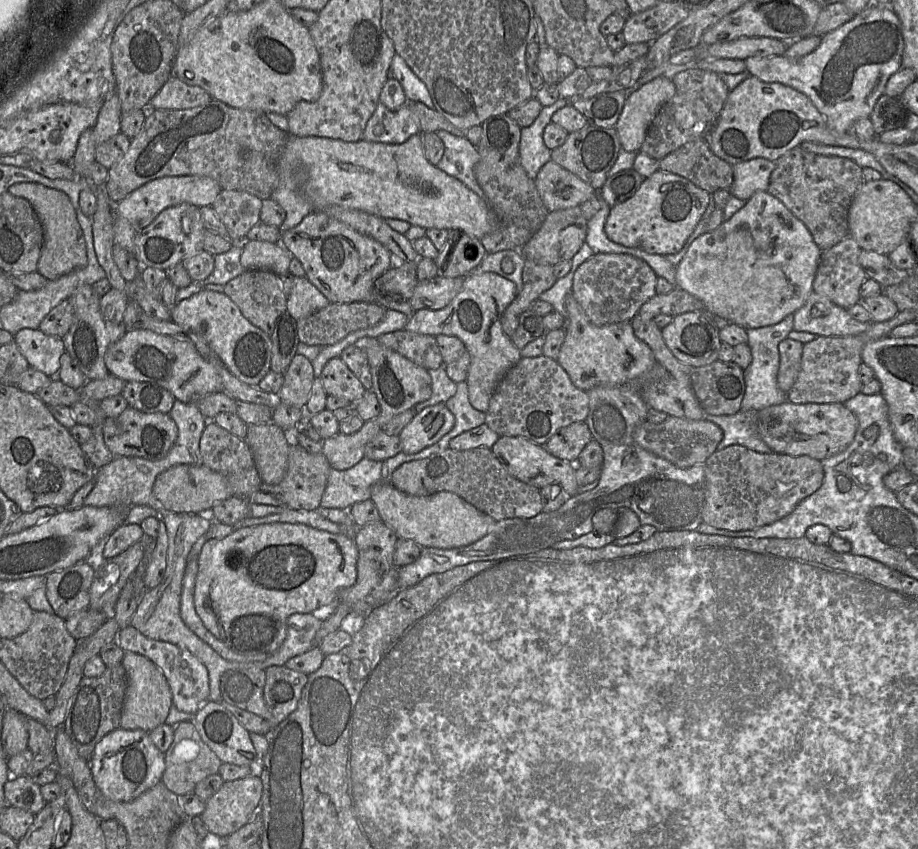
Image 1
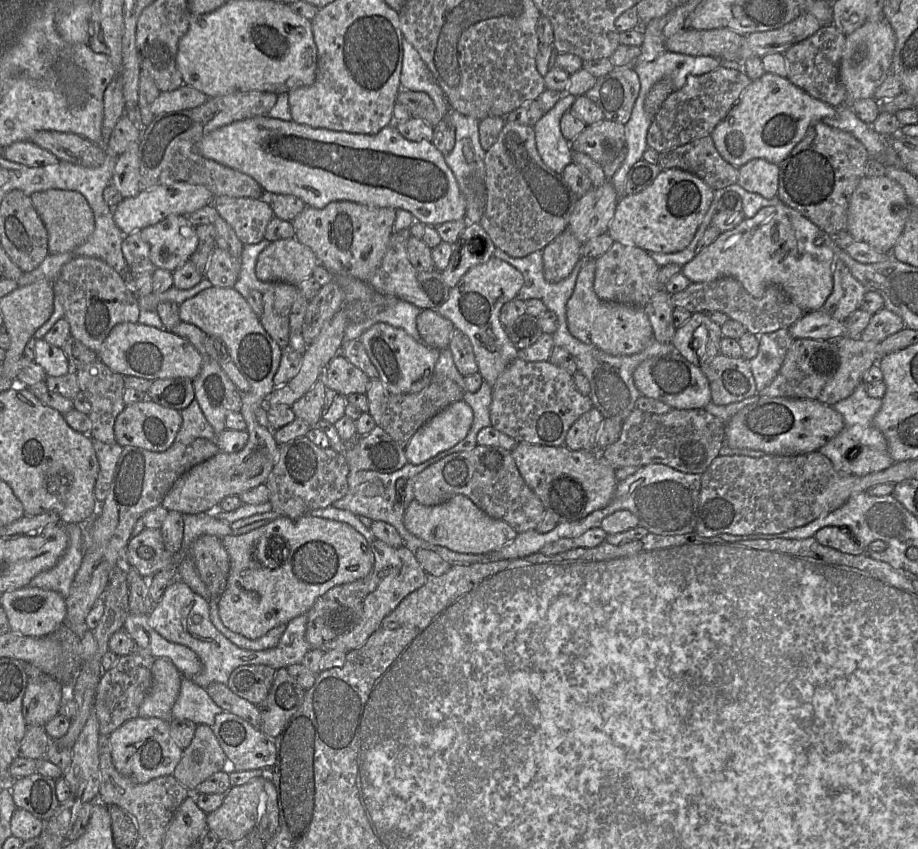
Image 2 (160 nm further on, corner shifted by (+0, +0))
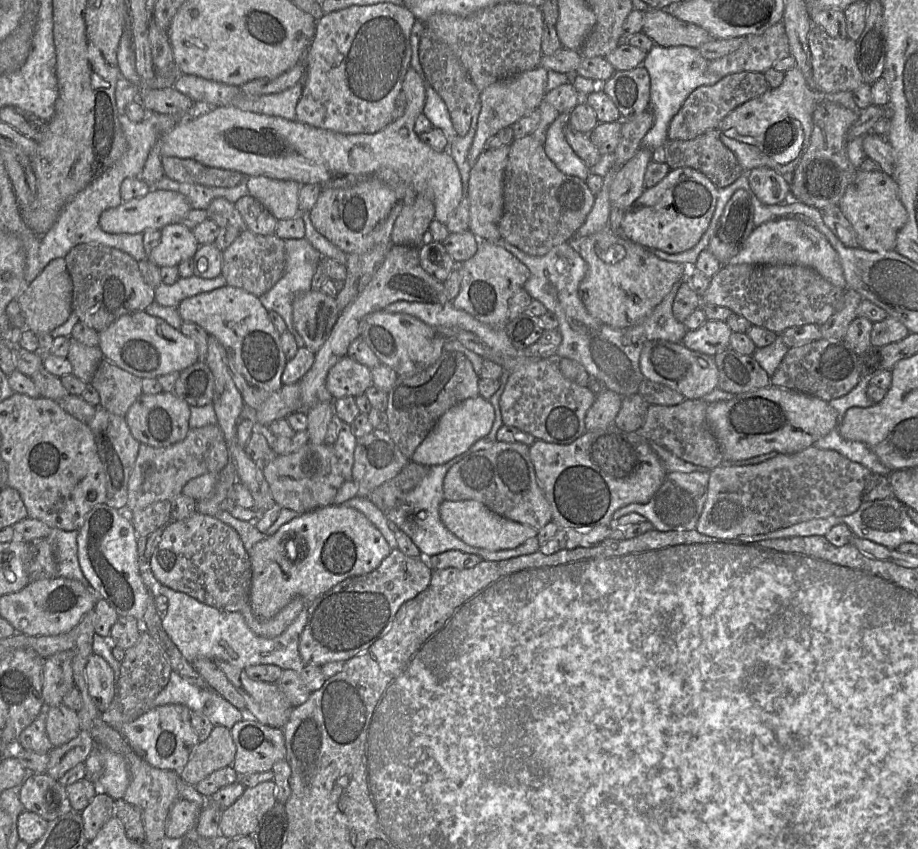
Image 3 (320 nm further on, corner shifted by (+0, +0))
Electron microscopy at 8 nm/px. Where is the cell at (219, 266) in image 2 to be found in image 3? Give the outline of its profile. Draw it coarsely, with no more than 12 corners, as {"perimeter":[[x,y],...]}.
{"perimeter":[[248,229],[223,251],[226,284],[257,297],[285,272],[285,243]]}

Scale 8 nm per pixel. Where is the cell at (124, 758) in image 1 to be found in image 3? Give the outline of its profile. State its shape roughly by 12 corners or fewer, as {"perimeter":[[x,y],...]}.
{"perimeter":[[158,706],[116,729],[154,768],[179,772],[200,743],[191,711]]}

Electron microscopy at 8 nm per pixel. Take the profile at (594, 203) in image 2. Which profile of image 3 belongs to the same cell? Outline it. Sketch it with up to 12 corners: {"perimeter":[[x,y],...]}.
{"perimeter":[[641,147],[609,189],[611,207],[628,210],[645,190],[652,150]]}

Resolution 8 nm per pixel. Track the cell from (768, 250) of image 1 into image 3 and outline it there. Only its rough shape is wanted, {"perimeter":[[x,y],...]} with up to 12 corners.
{"perimeter":[[793,218],[755,227],[729,264],[801,265],[847,287],[816,228]]}

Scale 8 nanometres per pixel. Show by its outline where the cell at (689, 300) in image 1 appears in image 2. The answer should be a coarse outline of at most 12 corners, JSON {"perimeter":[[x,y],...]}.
{"perimeter":[[733,277],[691,283],[675,308],[725,313],[757,336],[806,313],[777,285],[755,298]]}

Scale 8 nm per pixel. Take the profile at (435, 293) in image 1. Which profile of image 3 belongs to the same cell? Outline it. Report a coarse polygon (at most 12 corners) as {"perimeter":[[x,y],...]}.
{"perimeter":[[393,244],[339,313],[298,382],[301,409],[333,403],[329,370],[366,317],[397,301],[444,304],[419,247]]}

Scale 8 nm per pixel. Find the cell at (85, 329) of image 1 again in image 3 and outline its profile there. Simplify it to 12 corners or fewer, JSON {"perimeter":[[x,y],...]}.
{"perimeter":[[82,243],[64,259],[72,312],[98,333],[144,311],[154,288],[119,249]]}

